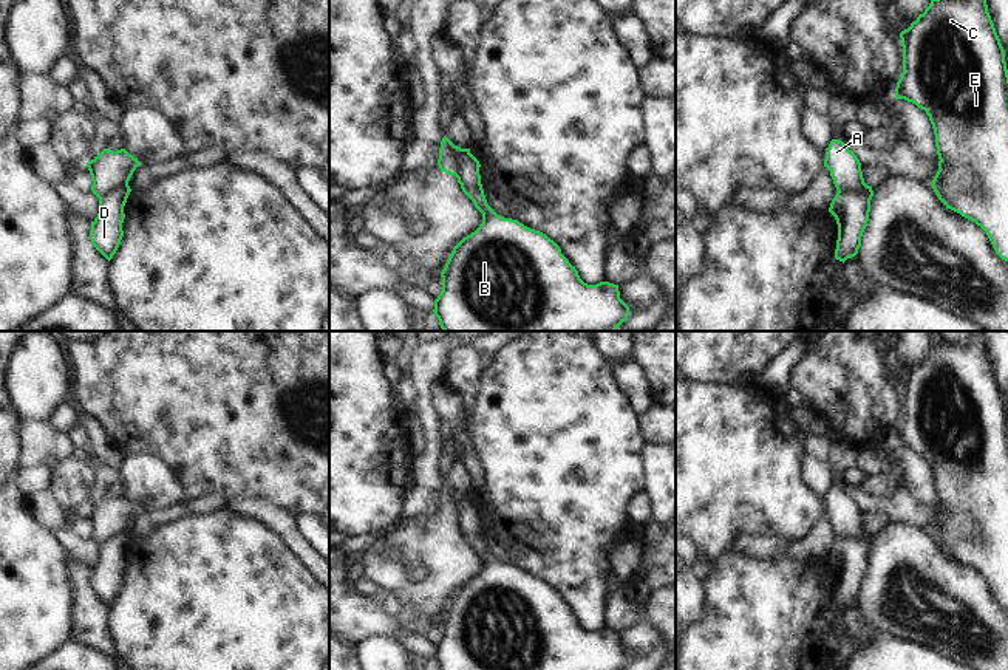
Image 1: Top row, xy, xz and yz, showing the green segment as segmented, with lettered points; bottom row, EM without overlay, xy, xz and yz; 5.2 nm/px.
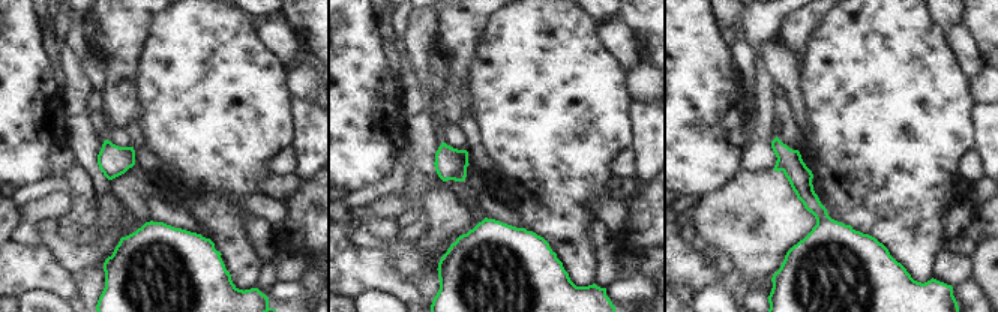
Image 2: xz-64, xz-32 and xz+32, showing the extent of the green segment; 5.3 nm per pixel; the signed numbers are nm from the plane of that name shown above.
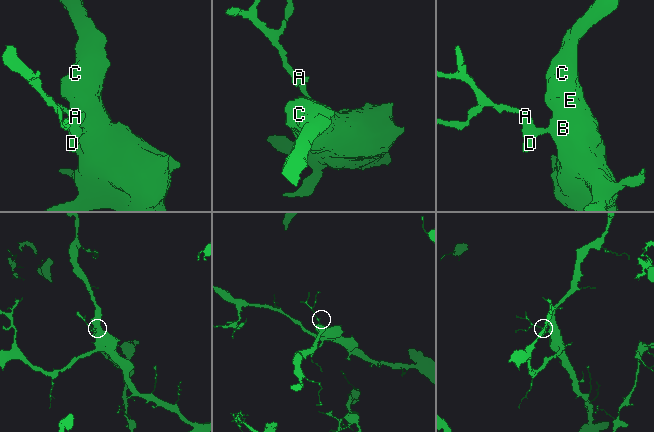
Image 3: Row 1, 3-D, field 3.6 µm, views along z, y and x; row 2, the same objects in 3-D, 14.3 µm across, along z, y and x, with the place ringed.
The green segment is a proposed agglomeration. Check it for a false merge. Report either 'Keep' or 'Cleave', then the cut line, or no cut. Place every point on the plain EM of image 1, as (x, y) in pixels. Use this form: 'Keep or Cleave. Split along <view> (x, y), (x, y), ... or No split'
Cleave. Split along xy (127, 531), (121, 531), (99, 545).

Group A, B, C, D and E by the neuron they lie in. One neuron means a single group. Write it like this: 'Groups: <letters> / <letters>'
Groups: A / B C D E.

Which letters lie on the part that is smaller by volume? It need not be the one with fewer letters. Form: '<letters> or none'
A

